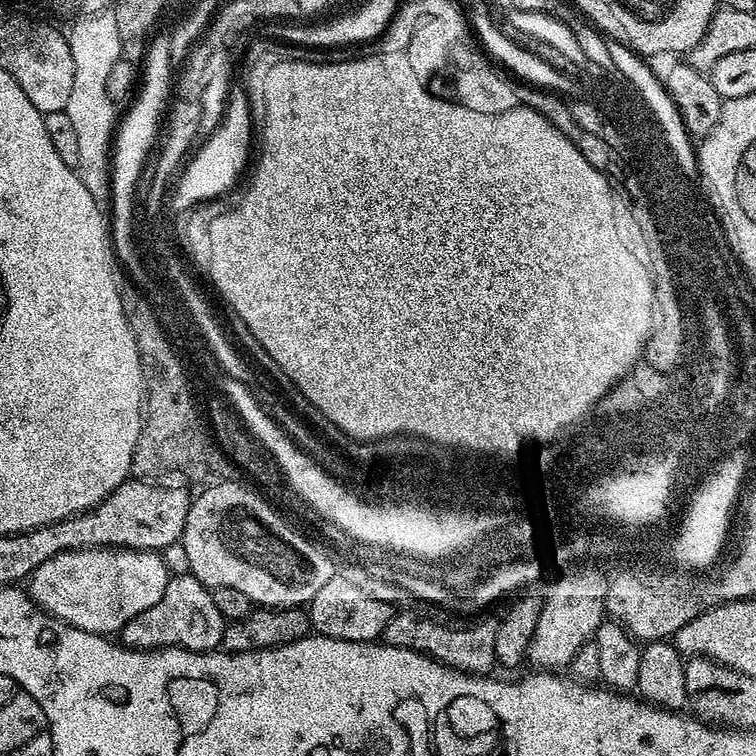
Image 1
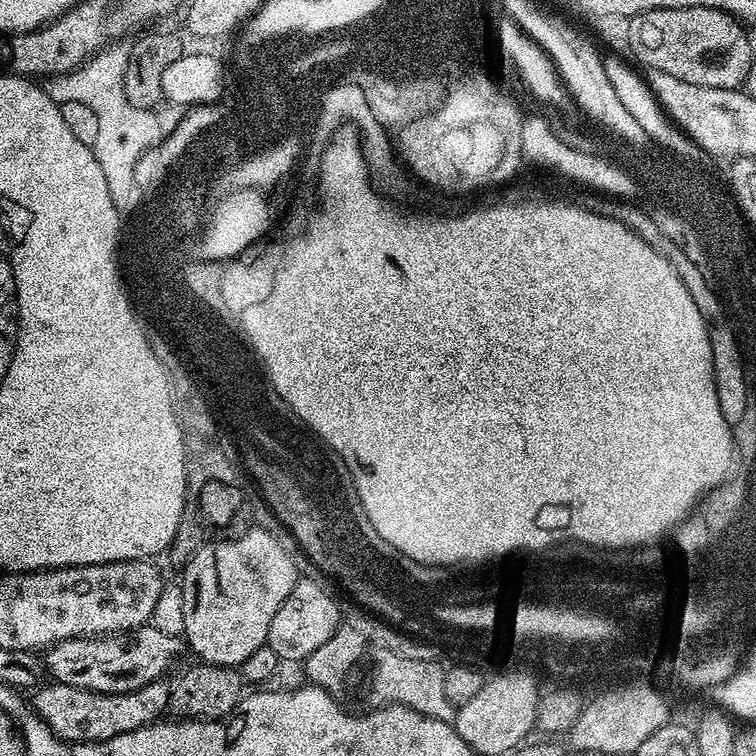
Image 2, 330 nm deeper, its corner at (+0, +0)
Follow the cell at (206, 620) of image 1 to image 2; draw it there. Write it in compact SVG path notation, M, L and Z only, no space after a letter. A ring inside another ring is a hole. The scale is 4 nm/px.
M167 679L155 680L133 692L111 696L48 682L35 689L34 711L61 741L97 744L159 721L168 712L172 687Z

